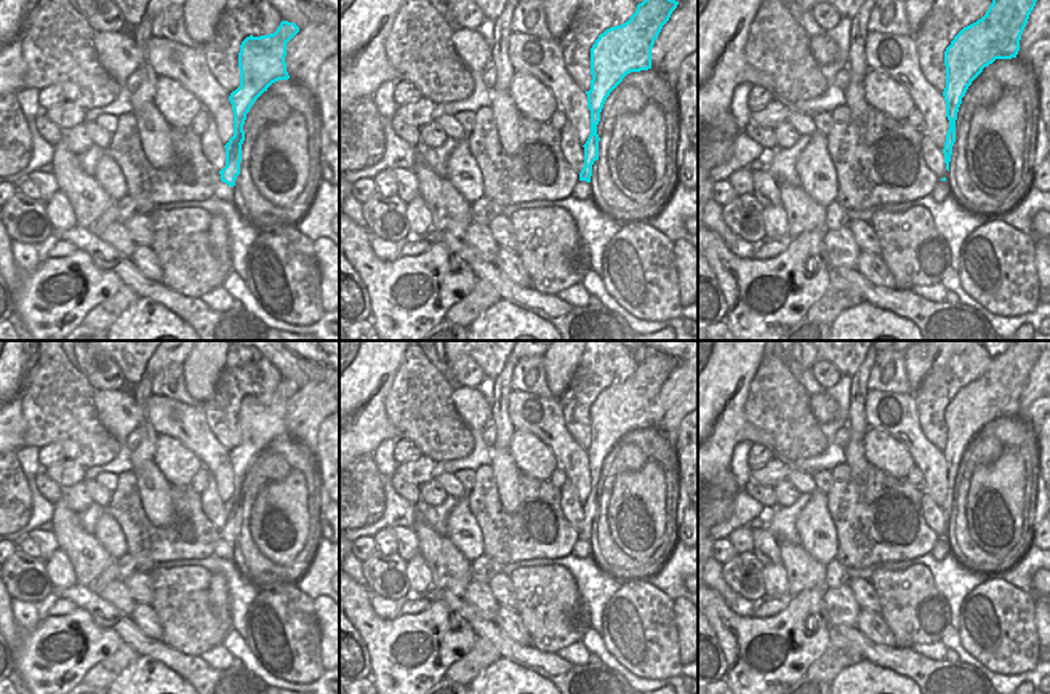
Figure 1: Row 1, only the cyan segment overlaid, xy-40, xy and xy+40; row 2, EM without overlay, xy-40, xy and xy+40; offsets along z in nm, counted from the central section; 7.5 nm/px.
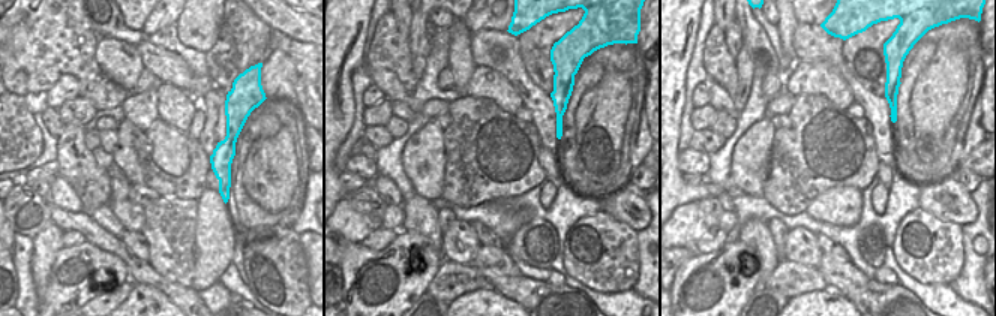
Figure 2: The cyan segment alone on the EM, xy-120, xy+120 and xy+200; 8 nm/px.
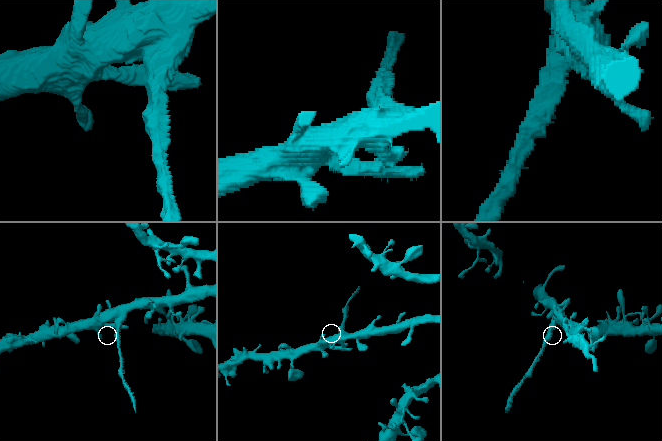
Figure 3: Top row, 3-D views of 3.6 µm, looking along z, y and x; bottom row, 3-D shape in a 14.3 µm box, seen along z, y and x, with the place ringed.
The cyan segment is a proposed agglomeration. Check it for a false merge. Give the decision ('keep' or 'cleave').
cleave

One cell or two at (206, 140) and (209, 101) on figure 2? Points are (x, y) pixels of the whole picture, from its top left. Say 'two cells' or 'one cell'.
one cell

